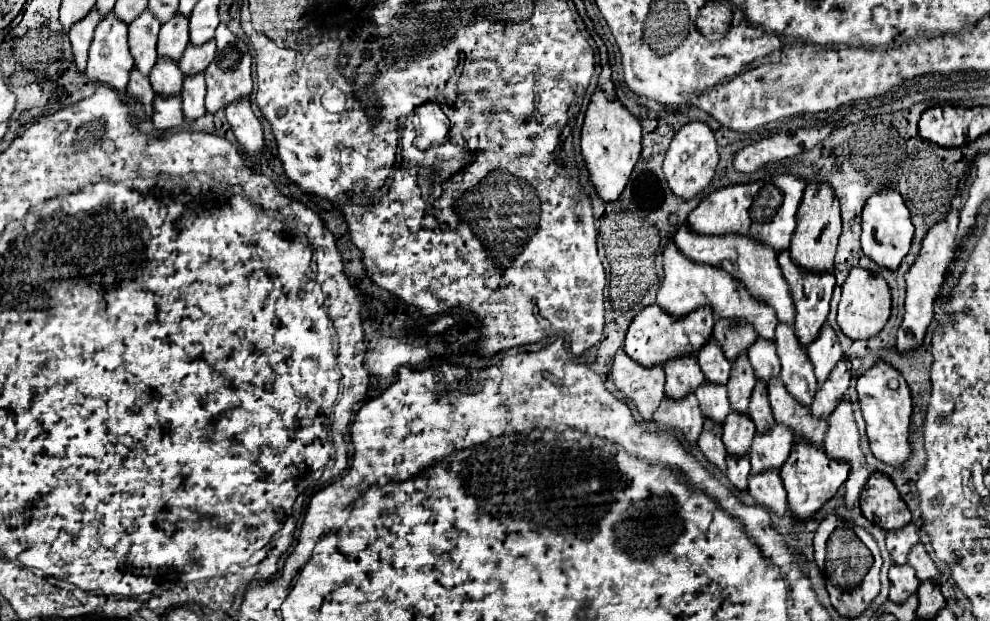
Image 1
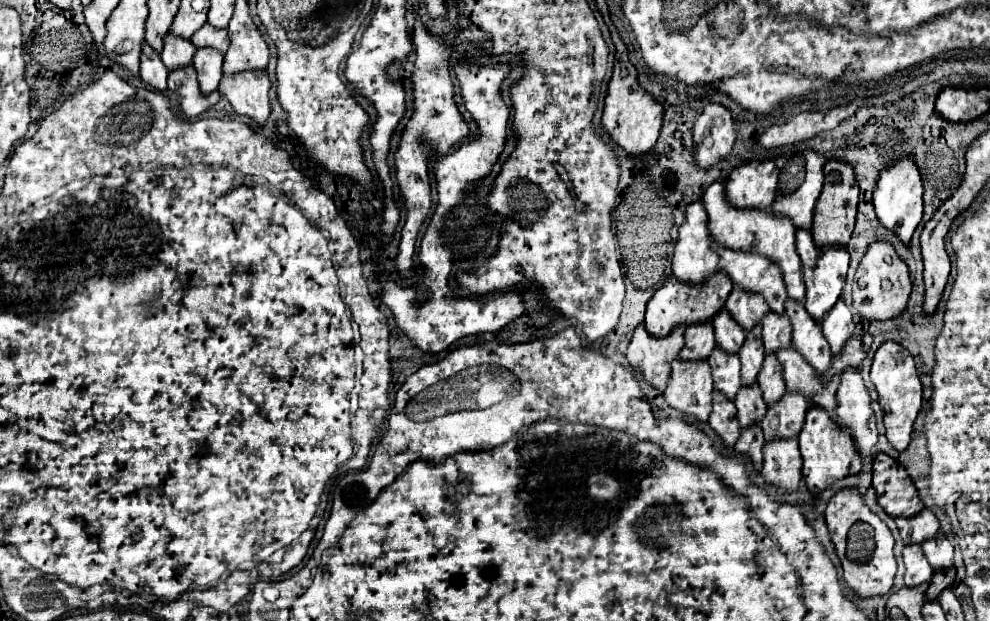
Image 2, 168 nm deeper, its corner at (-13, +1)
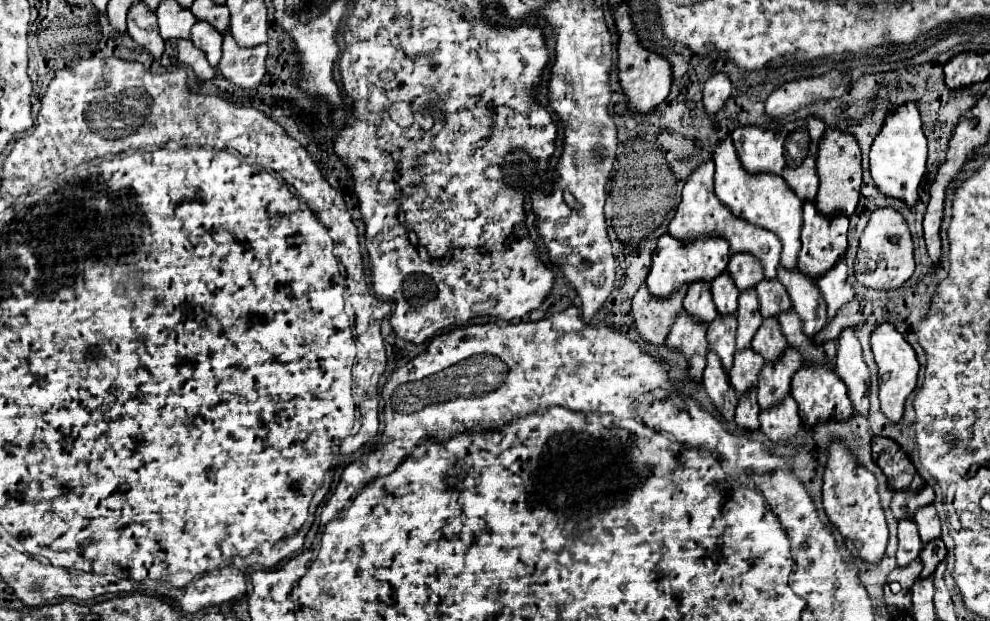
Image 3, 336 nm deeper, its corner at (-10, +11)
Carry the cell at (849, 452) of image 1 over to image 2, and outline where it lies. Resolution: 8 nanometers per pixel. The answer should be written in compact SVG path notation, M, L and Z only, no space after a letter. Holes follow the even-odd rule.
M858 369L844 371L836 399L836 421L840 423L840 427L848 427L848 431L852 431L852 439L856 439L856 449L860 451L860 457L864 459L864 463L872 465L878 441L876 419L870 407L870 395Z

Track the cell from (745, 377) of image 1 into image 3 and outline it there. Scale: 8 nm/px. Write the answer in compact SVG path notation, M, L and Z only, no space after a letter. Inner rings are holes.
M745 289L745 293L739 295L737 321L739 321L737 349L745 349L751 345L751 339L763 321L761 313L759 313L759 299L757 299L755 289Z

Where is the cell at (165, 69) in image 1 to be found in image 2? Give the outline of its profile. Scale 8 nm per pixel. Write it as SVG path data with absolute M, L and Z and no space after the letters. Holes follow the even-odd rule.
M168 35L164 39L164 49L160 53L162 63L166 65L168 71L174 71L176 67L186 67L192 65L196 47L188 41L188 39L176 39L172 35Z

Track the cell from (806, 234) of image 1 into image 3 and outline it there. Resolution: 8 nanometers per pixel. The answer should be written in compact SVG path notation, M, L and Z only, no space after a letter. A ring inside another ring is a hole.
M825 129L823 141L819 141L819 153L817 153L817 173L819 173L819 191L815 197L815 205L821 213L829 215L835 211L843 211L851 215L859 201L859 189L861 189L861 149L857 145L857 139L849 133L841 133L839 129Z

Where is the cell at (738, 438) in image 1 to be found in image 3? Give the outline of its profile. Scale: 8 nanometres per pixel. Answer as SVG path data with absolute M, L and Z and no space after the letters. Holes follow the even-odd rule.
M741 349L735 353L733 367L729 369L729 381L735 387L737 395L749 391L757 383L763 363L763 357L753 349Z

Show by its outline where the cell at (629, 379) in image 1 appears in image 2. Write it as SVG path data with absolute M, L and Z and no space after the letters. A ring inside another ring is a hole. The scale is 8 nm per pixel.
M638 325L634 337L628 345L626 359L628 363L642 373L642 379L652 385L656 391L664 391L670 379L672 359L684 347L684 327L676 327L676 331L664 339L650 337L644 325Z

